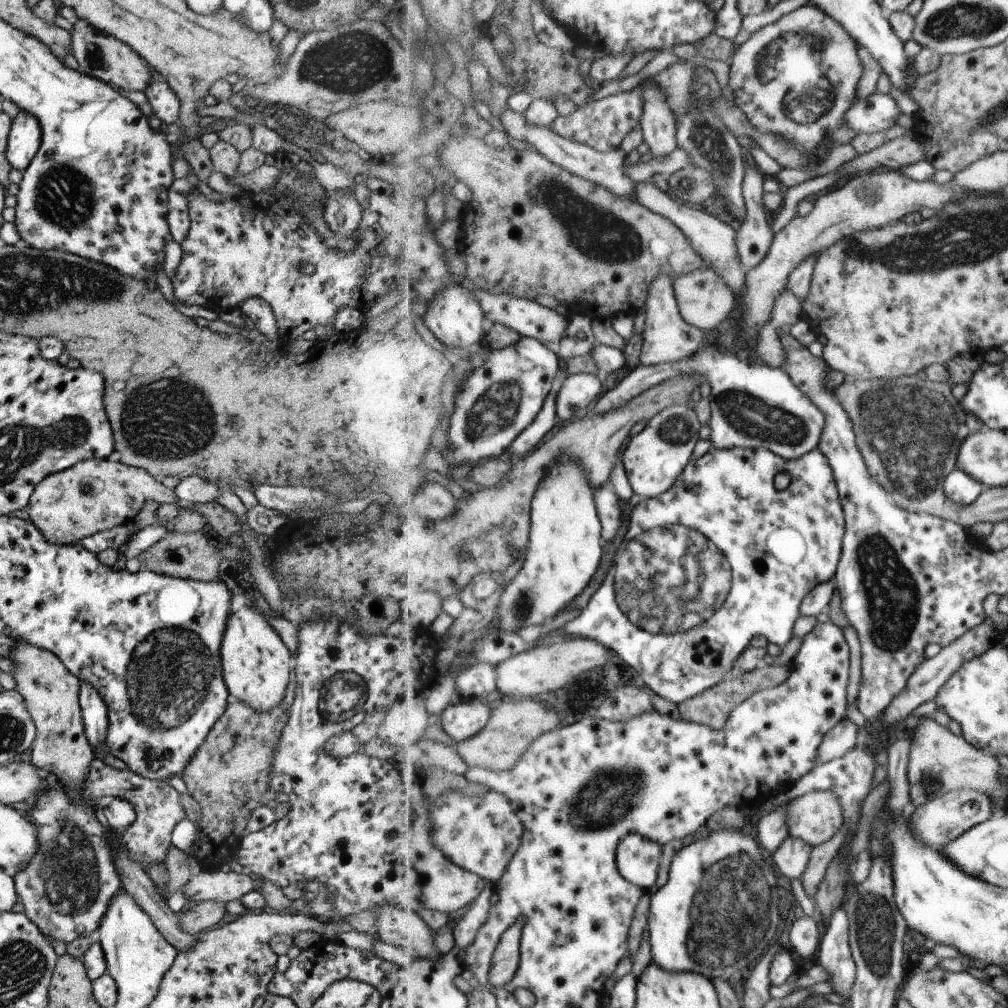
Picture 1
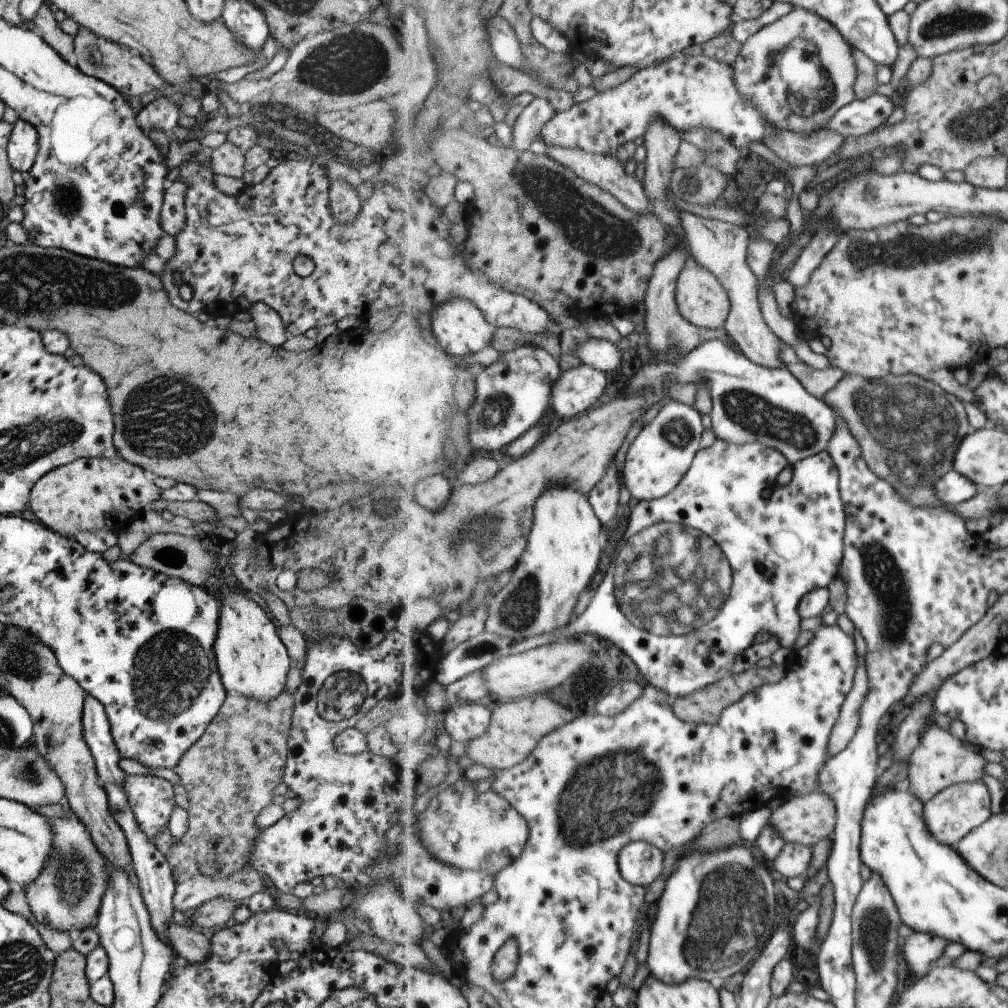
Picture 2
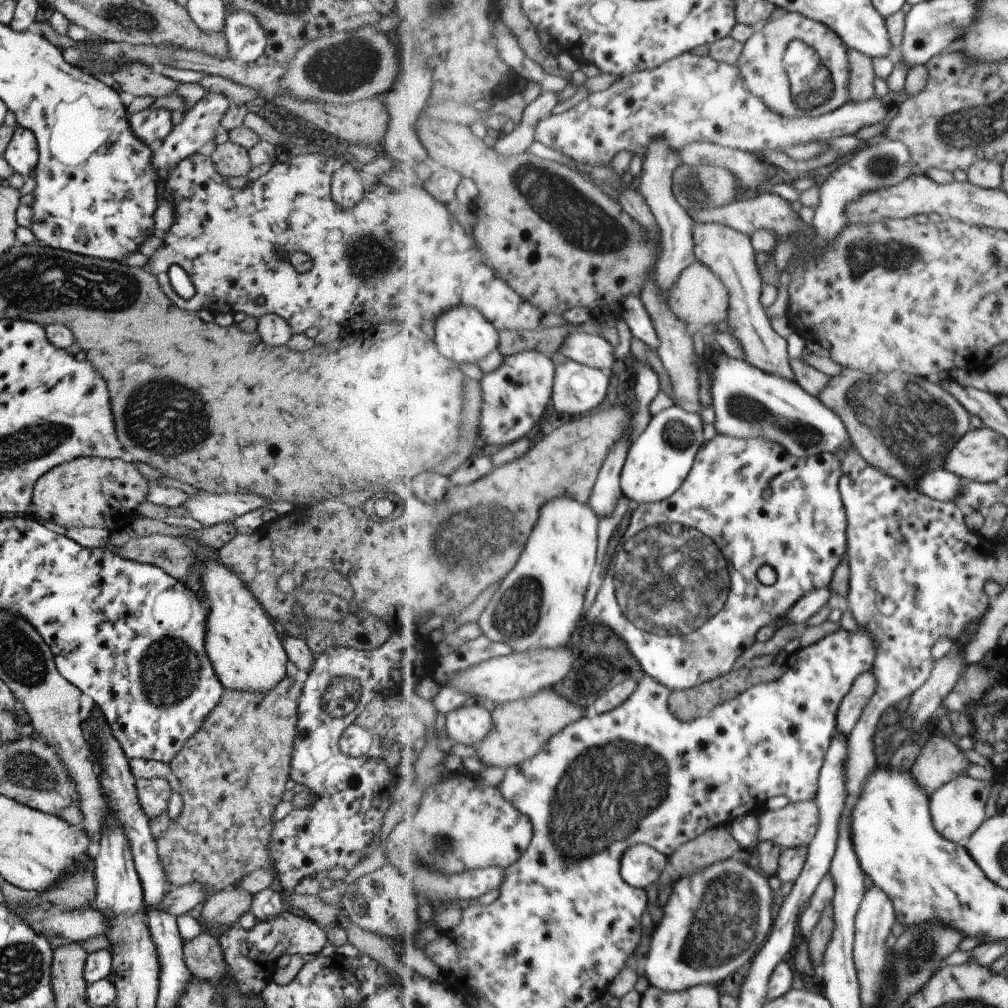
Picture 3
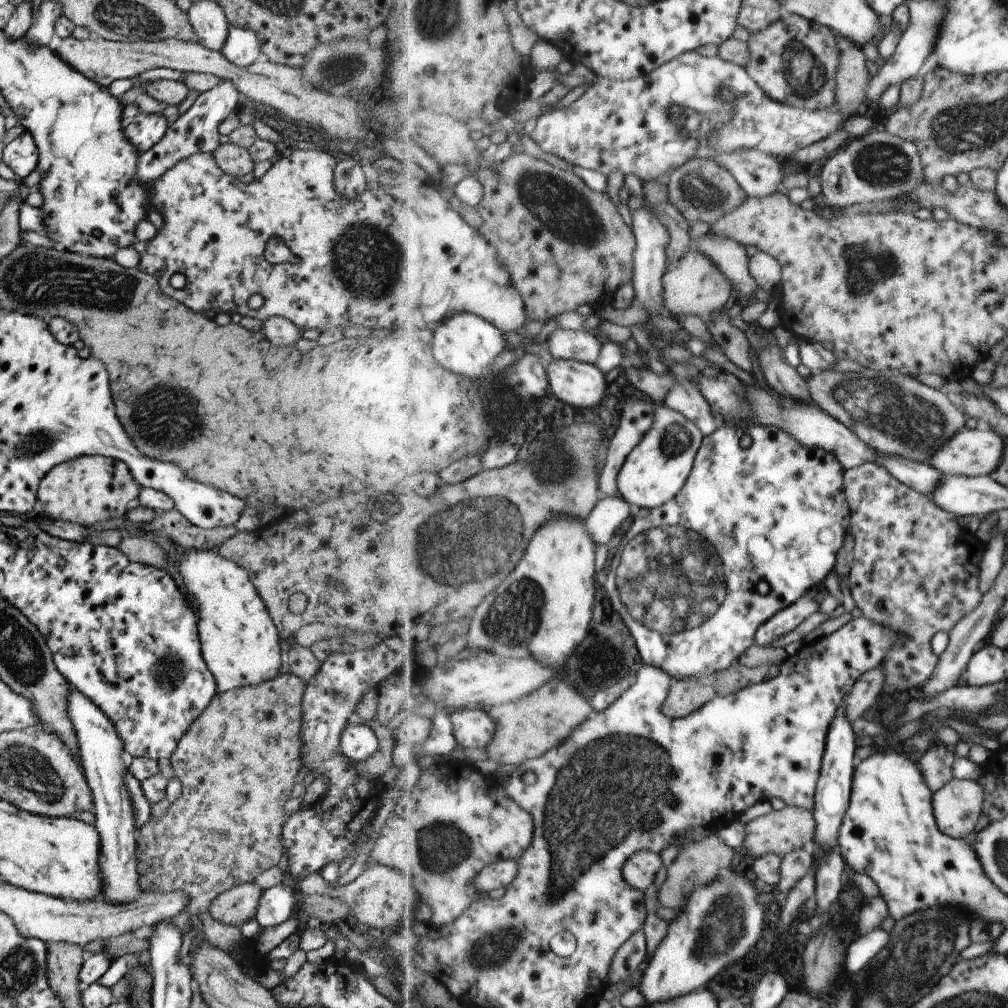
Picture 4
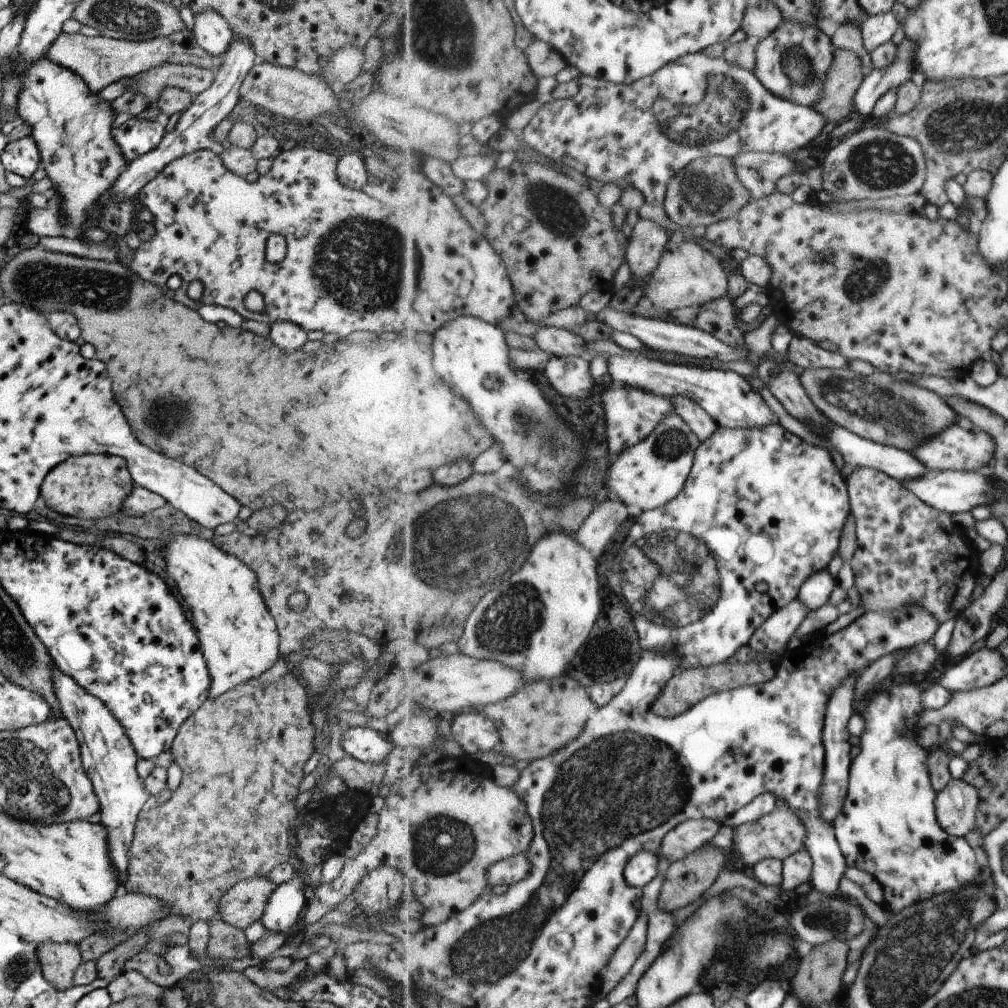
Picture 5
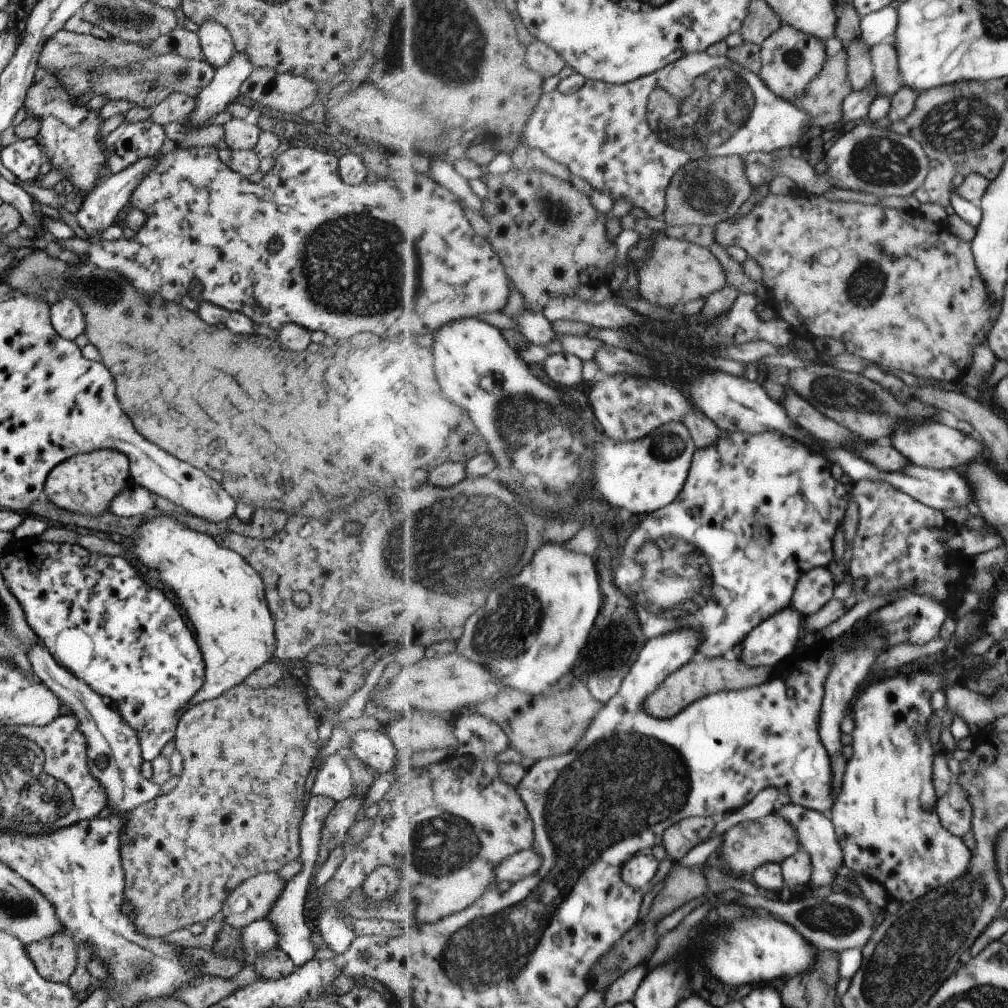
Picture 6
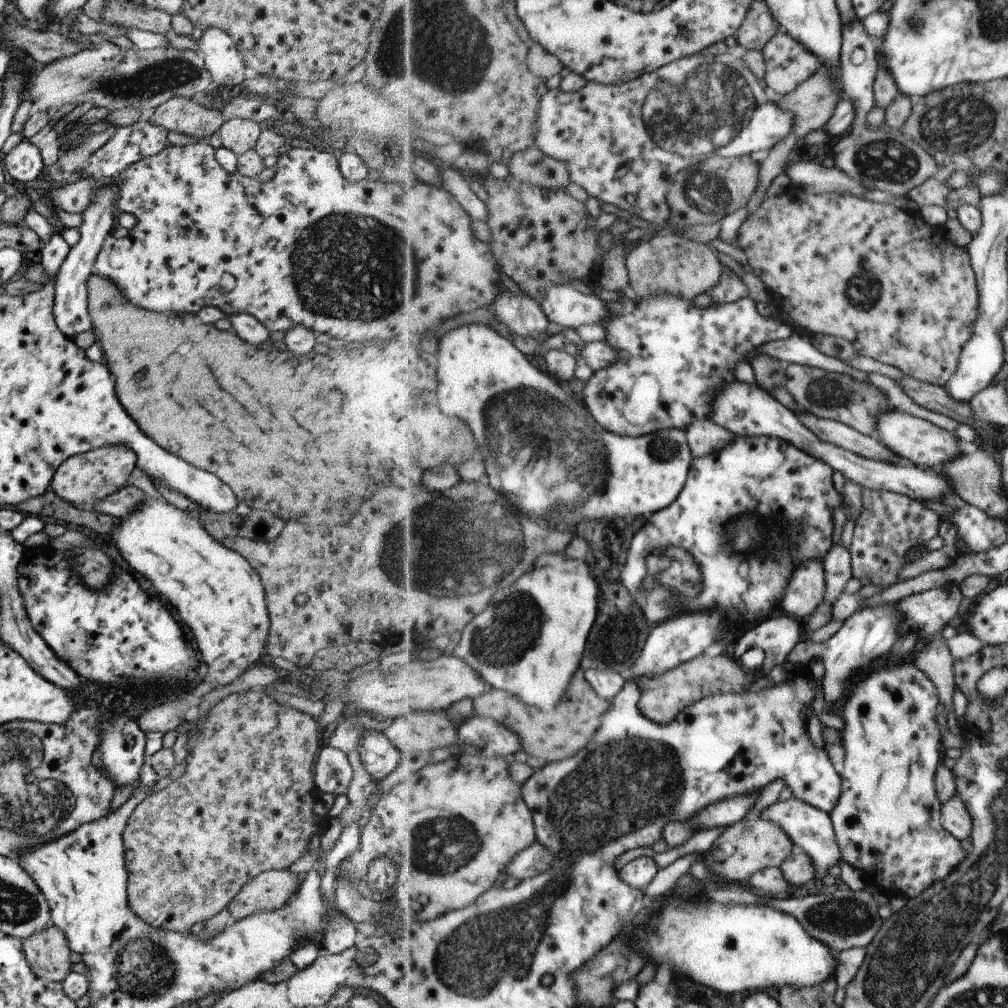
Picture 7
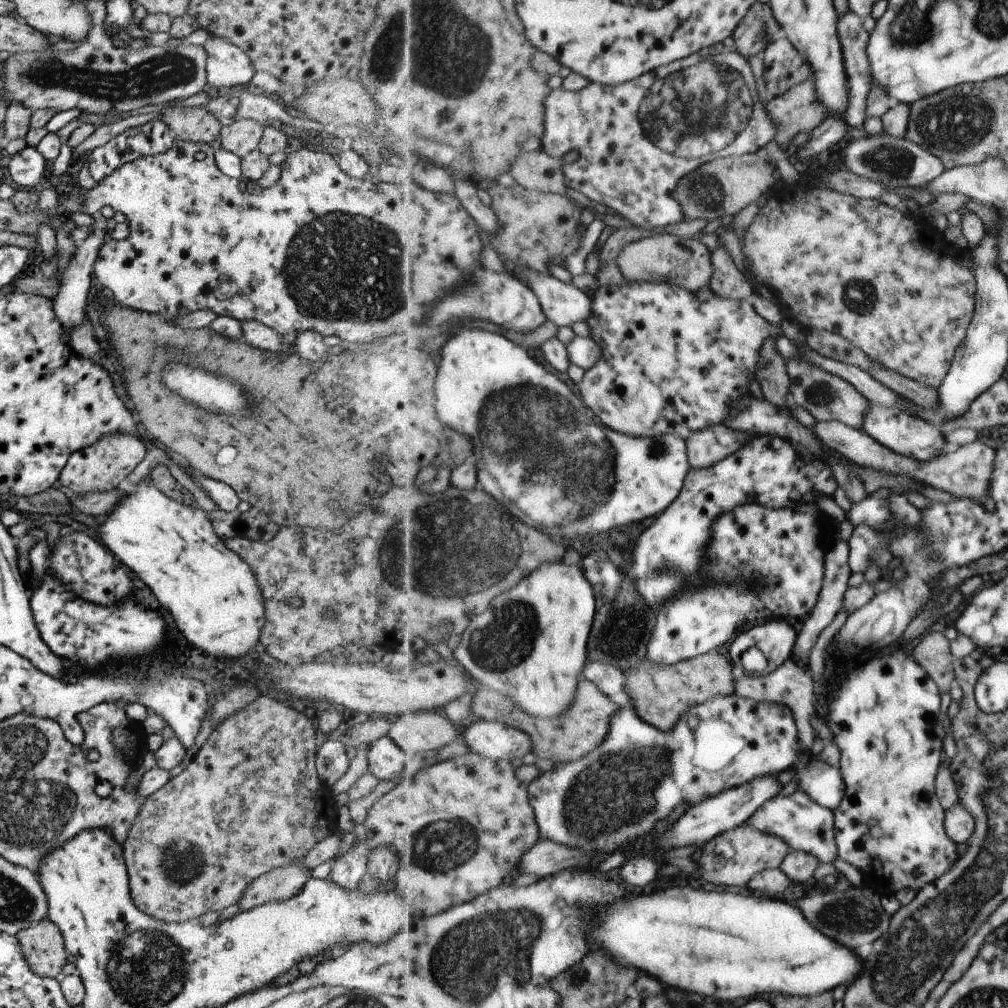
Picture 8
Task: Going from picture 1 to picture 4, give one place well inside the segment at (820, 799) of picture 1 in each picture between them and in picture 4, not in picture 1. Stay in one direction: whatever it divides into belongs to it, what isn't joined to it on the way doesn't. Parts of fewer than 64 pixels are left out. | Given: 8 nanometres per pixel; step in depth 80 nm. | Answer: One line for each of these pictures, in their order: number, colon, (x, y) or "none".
2: (807, 819)
3: (796, 824)
4: (781, 831)

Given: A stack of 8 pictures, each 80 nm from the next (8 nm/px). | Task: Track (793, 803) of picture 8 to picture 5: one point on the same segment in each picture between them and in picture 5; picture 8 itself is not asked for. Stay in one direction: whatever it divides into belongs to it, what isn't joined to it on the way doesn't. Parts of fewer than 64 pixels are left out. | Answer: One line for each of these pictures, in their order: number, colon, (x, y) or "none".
5: (830, 865)
6: (818, 836)
7: (812, 829)

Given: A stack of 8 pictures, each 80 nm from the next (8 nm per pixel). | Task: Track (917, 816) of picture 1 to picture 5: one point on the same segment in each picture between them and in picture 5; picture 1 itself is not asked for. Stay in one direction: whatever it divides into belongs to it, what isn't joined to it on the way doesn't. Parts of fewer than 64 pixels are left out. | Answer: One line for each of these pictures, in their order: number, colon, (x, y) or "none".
2: (955, 812)
3: (958, 809)
4: (958, 806)
5: (957, 805)

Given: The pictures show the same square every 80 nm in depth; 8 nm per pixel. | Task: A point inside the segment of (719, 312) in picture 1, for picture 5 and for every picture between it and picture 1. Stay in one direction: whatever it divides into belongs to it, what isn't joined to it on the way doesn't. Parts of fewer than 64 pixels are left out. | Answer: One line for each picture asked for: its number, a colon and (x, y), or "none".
2: (702, 298)
3: (699, 297)
4: (696, 287)
5: (688, 276)

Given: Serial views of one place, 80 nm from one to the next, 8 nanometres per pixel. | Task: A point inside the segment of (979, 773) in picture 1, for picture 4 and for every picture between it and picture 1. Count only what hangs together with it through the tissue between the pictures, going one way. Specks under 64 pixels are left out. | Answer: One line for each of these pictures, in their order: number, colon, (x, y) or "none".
2: (941, 760)
3: (941, 761)
4: (936, 765)

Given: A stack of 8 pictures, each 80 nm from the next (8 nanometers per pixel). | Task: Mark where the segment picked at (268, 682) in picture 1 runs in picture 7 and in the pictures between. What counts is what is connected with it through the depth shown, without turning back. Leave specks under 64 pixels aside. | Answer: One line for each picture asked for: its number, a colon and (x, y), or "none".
2: (251, 660)
3: (246, 655)
4: (240, 645)
5: (237, 636)
6: (223, 597)
7: (220, 598)

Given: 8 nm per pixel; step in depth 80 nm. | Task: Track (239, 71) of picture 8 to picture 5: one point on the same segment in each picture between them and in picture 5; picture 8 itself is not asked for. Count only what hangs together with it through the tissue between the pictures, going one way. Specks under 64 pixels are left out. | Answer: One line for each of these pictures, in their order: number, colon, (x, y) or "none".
5: (211, 32)
6: (215, 43)
7: (221, 58)

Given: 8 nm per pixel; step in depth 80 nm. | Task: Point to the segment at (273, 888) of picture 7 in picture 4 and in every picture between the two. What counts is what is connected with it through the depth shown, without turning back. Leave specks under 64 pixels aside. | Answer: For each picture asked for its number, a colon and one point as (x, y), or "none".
4: (233, 906)
5: (241, 905)
6: (249, 901)

